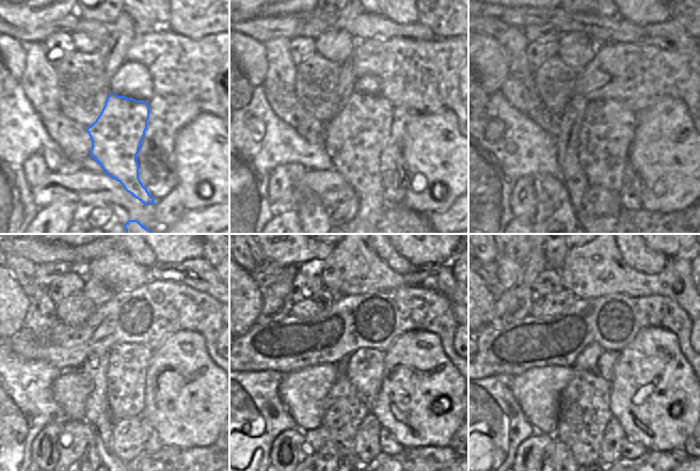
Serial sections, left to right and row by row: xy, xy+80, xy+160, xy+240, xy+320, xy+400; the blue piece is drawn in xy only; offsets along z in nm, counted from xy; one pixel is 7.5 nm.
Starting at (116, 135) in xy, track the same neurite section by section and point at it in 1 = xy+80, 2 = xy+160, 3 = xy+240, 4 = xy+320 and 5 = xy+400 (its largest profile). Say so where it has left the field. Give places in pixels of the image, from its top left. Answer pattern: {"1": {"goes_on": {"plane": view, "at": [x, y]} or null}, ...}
{"1": {"goes_on": {"plane": "xy+80", "at": [355, 137]}}, "2": {"goes_on": {"plane": "xy+160", "at": [607, 130]}}, "3": {"goes_on": {"plane": "xy+240", "at": [128, 363]}}, "4": {"goes_on": {"plane": "xy+320", "at": [365, 366]}}, "5": {"goes_on": {"plane": "xy+400", "at": [606, 362]}}}

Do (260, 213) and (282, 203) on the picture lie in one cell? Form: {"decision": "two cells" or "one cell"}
{"decision": "two cells"}

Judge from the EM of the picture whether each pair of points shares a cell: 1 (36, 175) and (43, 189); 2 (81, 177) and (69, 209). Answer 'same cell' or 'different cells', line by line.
1: different cells
2: different cells

